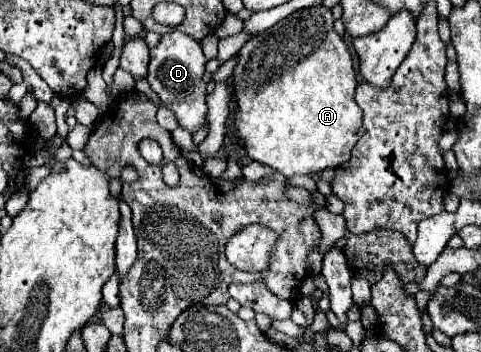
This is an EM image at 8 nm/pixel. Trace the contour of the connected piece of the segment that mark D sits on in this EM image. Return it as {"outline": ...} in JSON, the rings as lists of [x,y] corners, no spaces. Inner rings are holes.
{"outline":[[[171,31],[167,35],[161,37],[159,45],[155,45],[151,49],[151,63],[149,63],[149,73],[147,73],[147,81],[151,85],[151,89],[159,95],[161,103],[171,109],[179,121],[179,127],[197,133],[199,129],[203,129],[203,125],[207,123],[207,83],[203,79],[205,75],[205,63],[207,57],[201,51],[199,41],[195,41],[193,37],[181,33],[181,31]]]}

